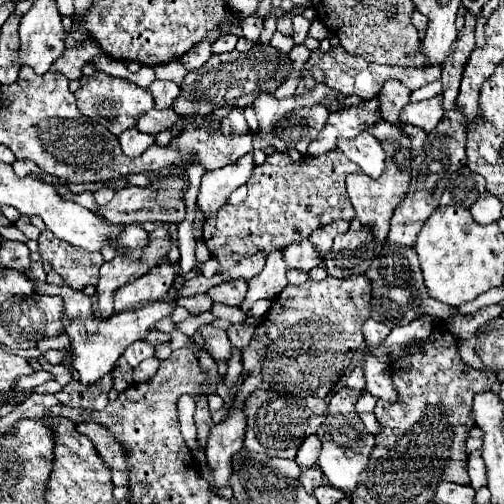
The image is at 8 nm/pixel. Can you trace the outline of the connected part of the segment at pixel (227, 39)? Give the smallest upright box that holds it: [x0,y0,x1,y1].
[213,34,237,54]

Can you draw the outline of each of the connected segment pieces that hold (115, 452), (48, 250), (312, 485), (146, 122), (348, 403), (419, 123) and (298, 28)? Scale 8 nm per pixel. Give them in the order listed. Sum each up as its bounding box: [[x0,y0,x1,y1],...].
[[77,422,129,486],[37,230,103,290],[299,466,323,494],[137,110,179,136],[329,388,363,414],[401,96,443,132],[291,16,311,44]]

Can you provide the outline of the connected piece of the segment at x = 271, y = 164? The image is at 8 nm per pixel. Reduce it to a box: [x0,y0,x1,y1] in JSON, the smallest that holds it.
[203,148,361,280]

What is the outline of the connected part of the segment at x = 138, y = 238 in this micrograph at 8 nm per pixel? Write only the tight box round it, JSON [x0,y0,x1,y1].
[119,224,149,248]

